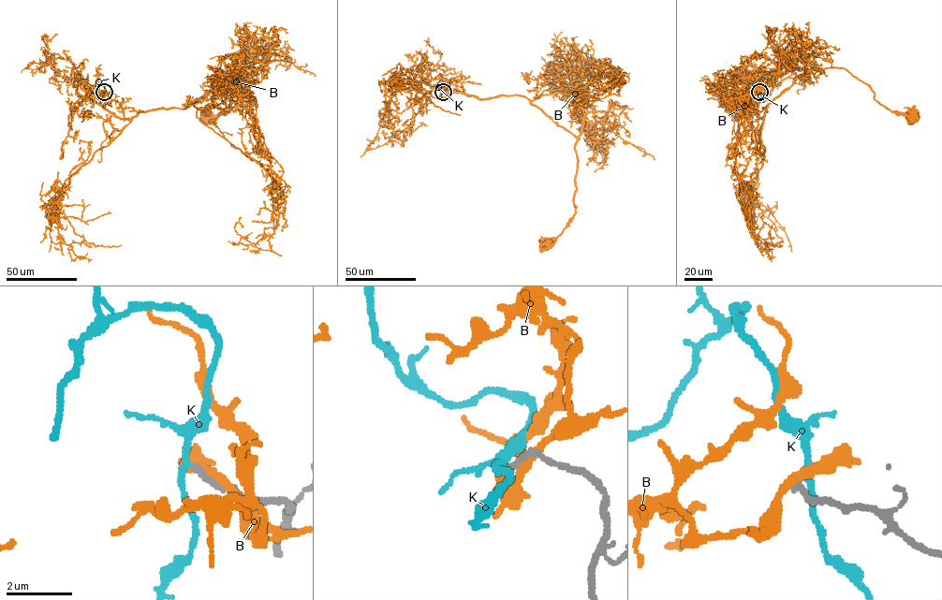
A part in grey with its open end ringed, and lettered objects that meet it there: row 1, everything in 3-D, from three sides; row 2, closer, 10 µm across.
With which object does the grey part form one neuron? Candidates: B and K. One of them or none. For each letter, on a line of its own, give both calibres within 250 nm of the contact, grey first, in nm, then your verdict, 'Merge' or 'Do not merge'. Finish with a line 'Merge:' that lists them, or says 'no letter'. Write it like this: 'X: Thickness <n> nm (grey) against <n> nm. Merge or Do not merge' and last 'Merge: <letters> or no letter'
B: Thickness 260 nm (grey) against 240 nm. Do not merge
K: Thickness 200 nm (grey) against 160 nm. Do not merge
Merge: no letter

